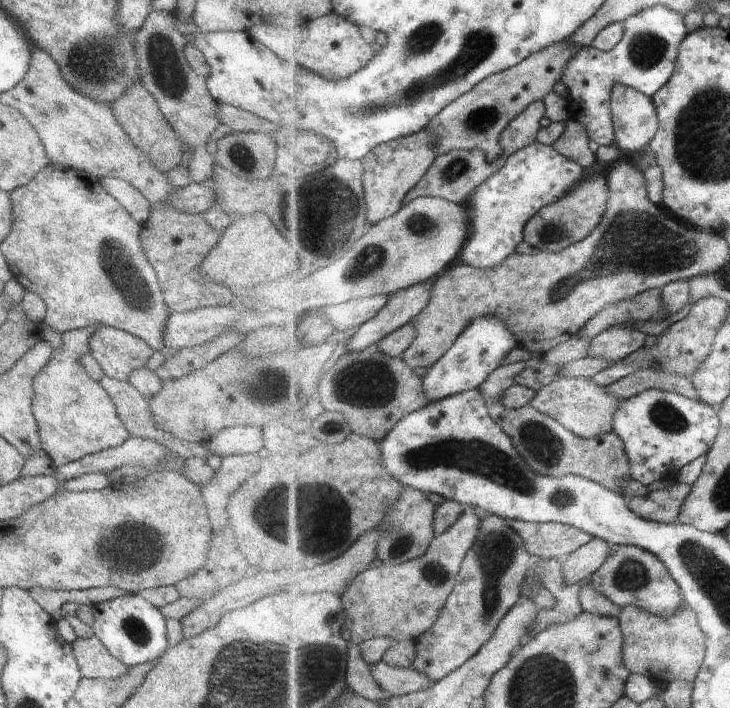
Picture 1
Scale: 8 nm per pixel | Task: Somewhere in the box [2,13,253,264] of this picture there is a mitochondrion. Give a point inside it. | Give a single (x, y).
(92, 62)

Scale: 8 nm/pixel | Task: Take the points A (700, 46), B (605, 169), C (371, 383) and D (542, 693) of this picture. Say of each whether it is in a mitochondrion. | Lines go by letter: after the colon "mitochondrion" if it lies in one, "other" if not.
A: other
B: other
C: mitochondrion
D: mitochondrion

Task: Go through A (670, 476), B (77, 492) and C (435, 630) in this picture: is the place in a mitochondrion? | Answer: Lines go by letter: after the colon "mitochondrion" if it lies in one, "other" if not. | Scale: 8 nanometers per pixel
A: other
B: other
C: other

